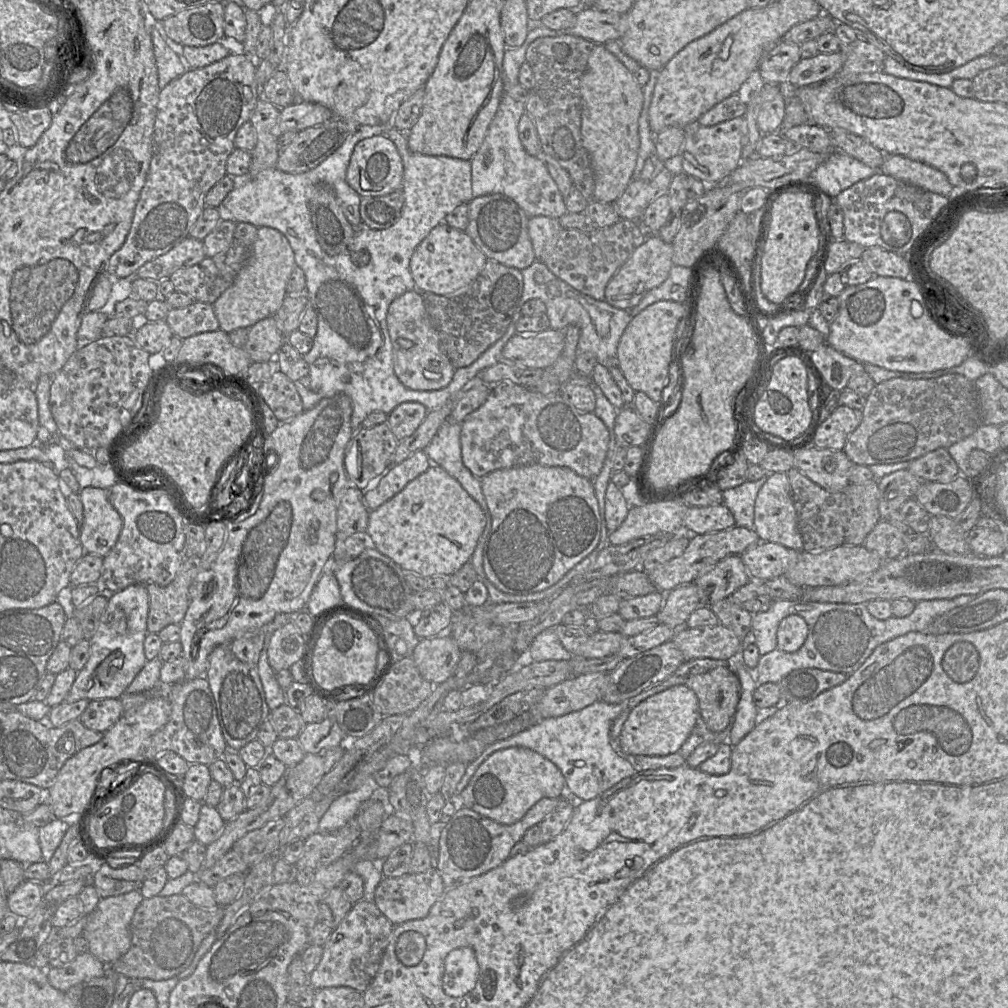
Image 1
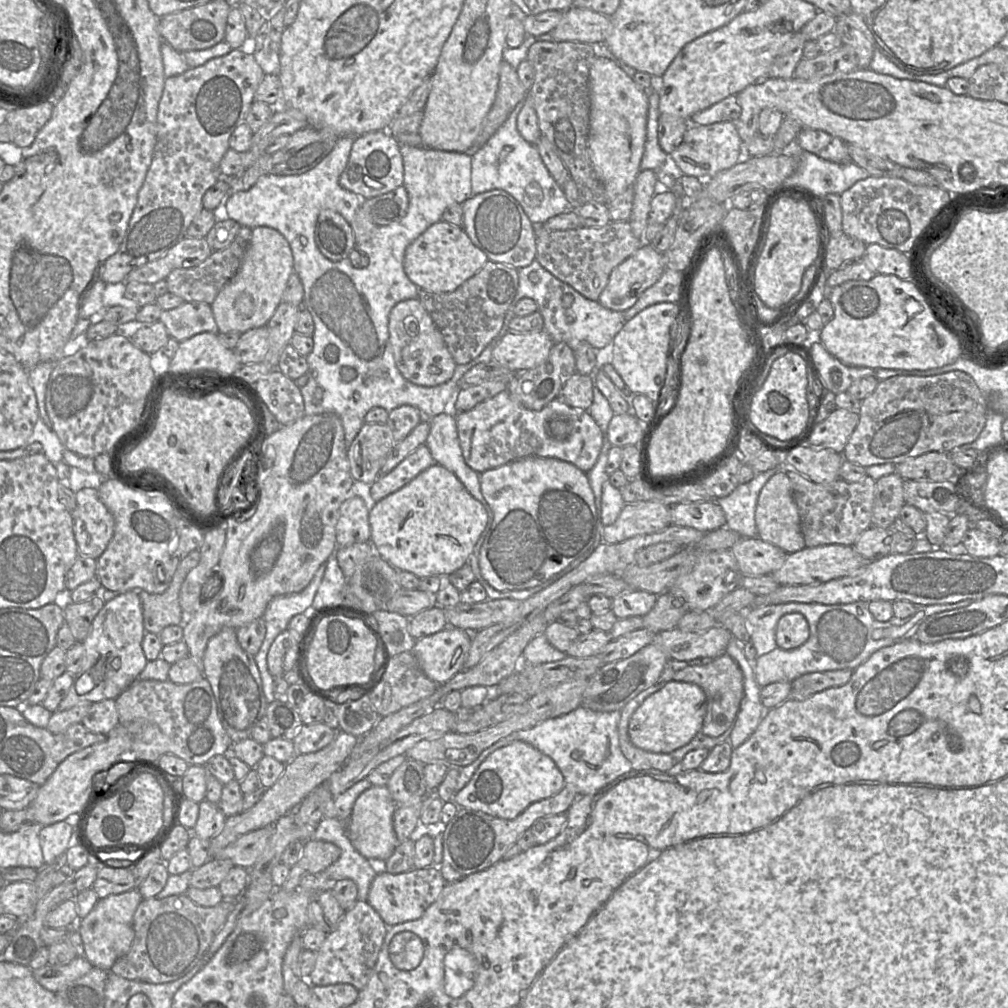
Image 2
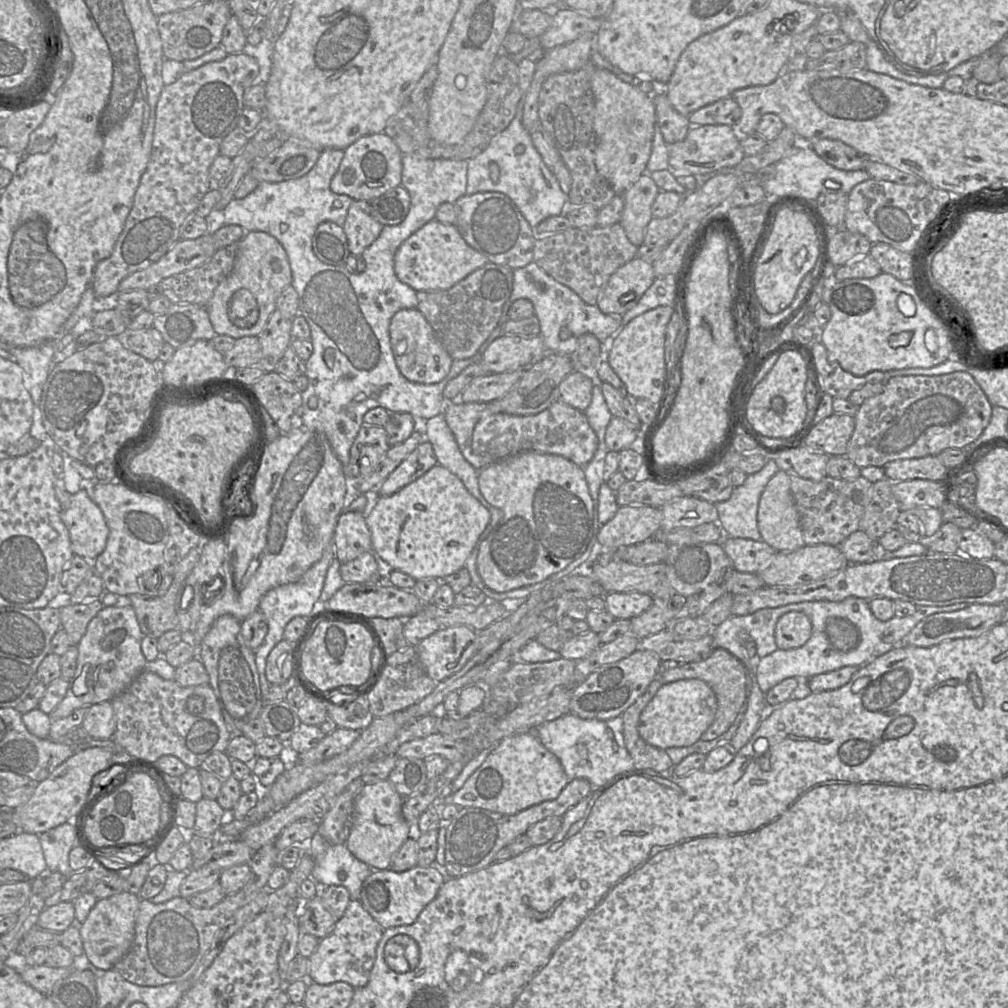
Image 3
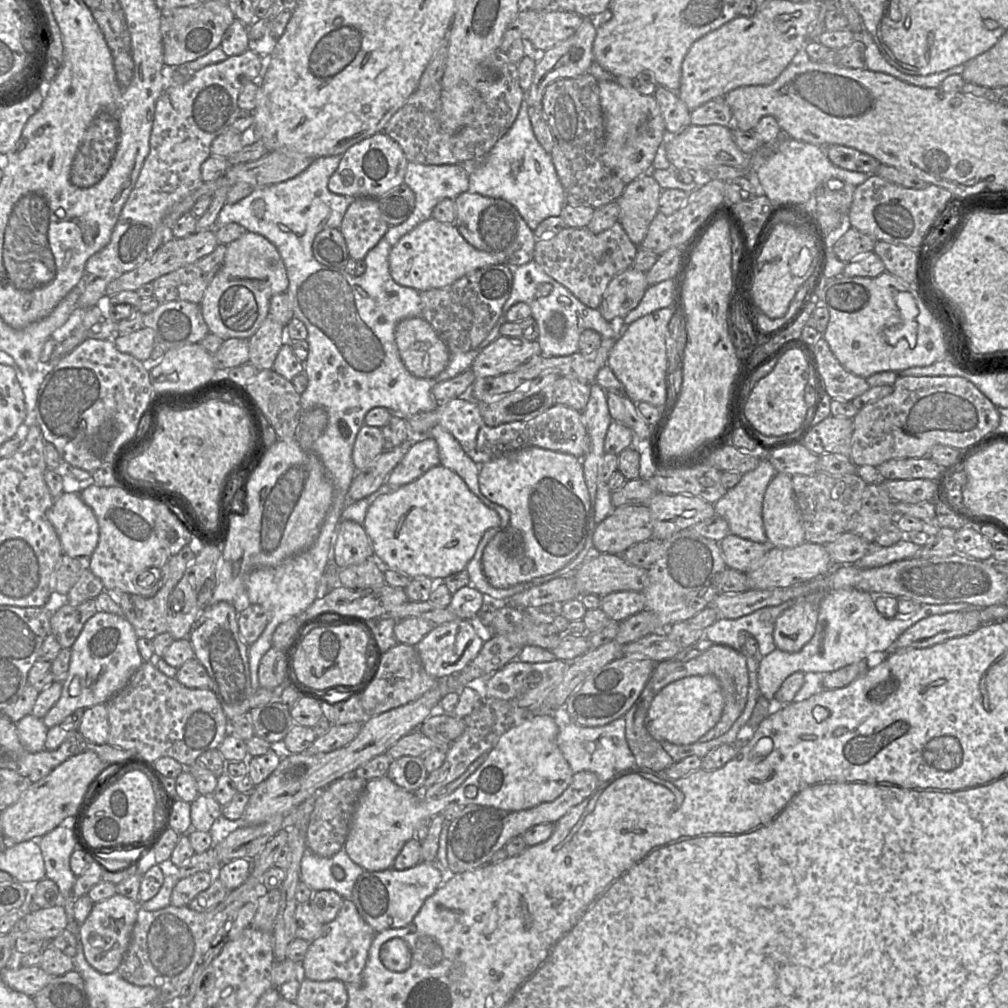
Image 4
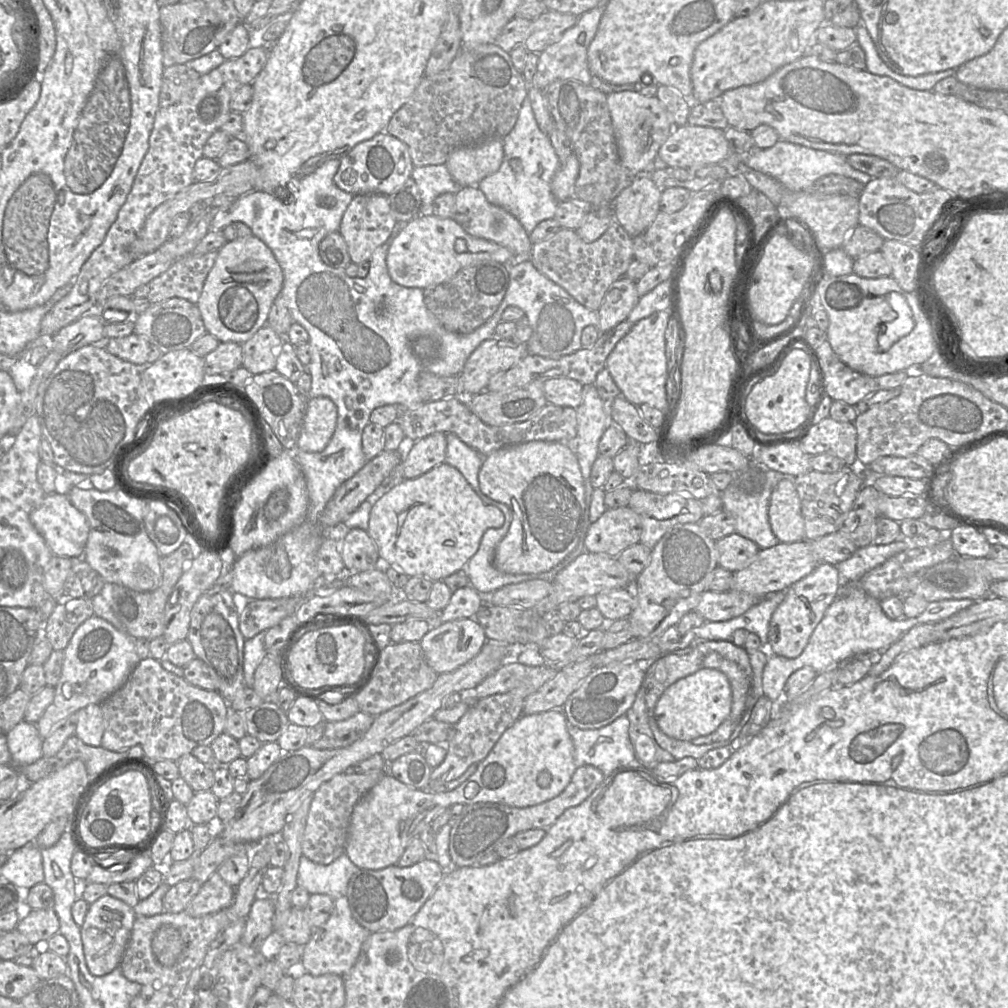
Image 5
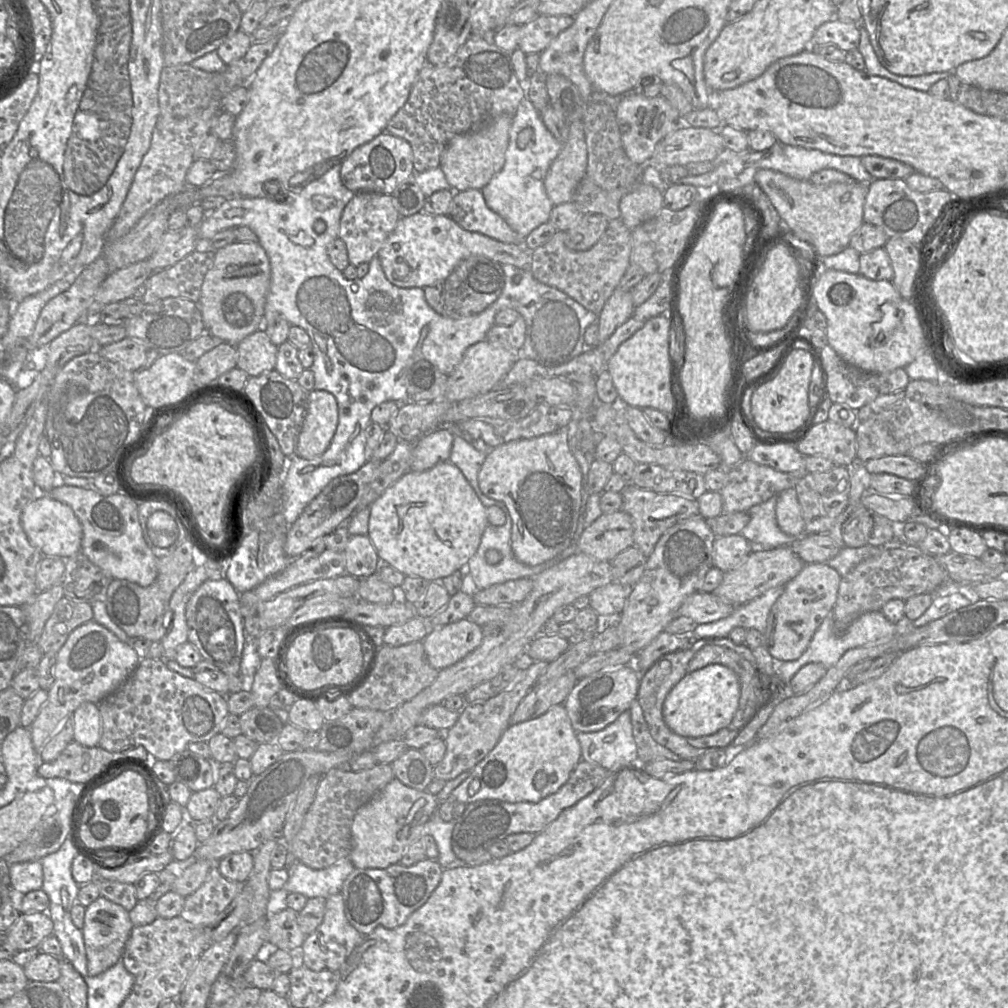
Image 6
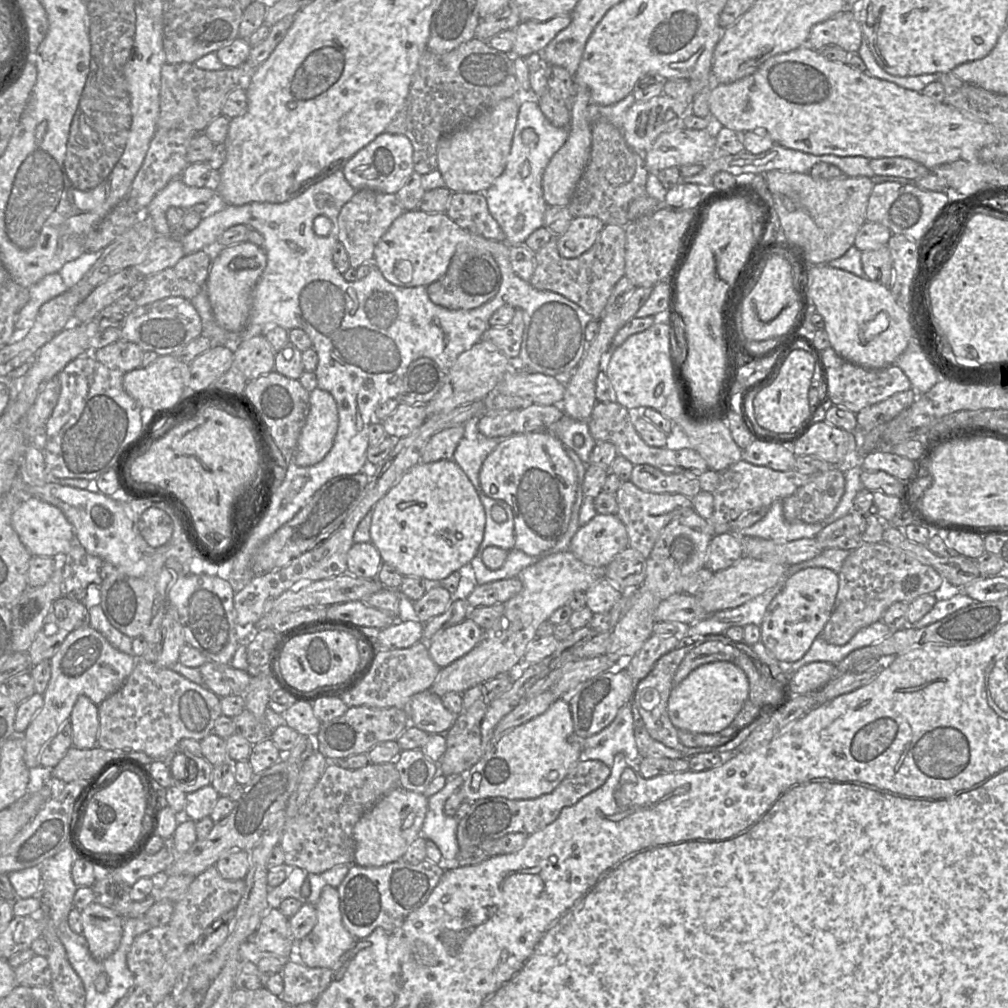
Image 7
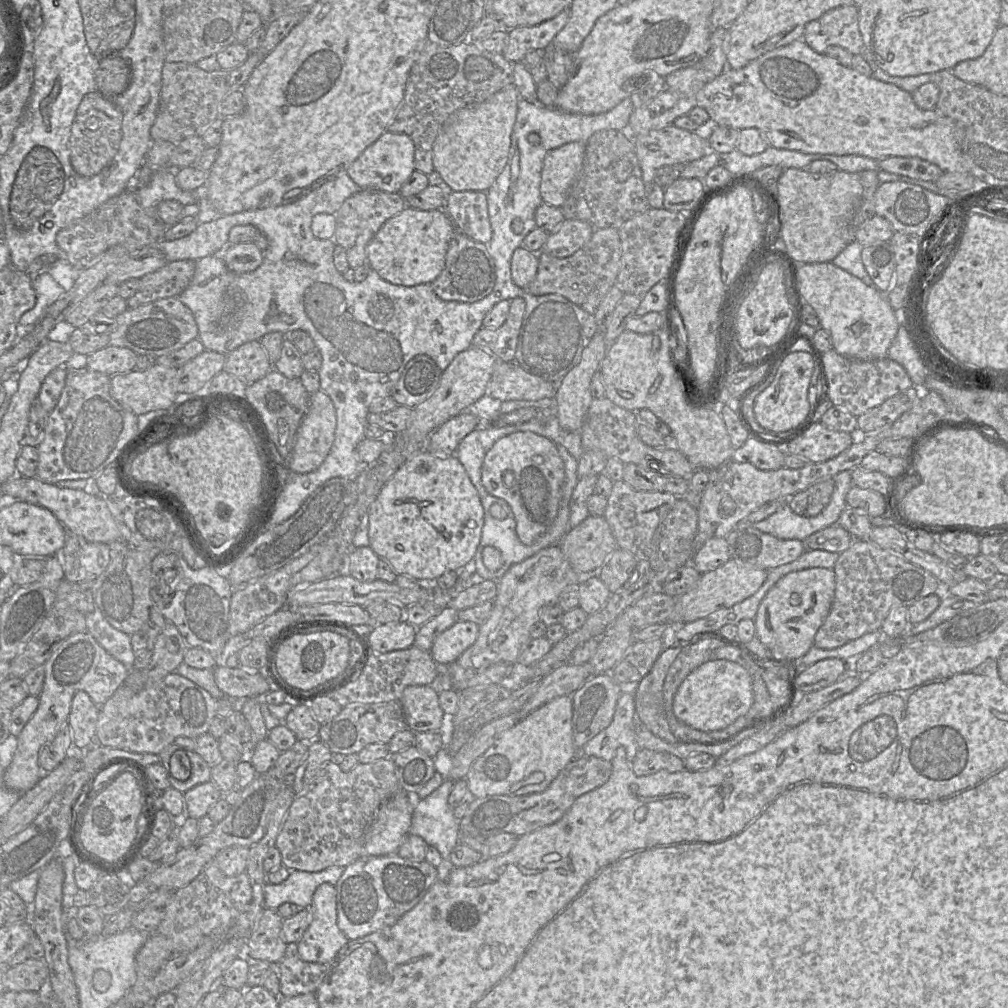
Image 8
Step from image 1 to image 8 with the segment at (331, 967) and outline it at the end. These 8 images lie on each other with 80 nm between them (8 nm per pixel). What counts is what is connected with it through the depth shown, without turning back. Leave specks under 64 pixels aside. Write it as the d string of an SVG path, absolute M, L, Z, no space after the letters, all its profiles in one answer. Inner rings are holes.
M320 884L308 909L311 923L293 947L294 953L306 962L328 964L349 940L337 924L336 887Z

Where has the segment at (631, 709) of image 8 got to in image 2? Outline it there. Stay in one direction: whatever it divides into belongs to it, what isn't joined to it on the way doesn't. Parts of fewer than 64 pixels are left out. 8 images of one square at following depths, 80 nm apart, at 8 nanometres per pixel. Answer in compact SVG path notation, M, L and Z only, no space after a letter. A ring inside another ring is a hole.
M580 706L563 716L511 733L493 744L492 753L514 741L531 744L555 762L564 776L566 788L574 788L579 796L593 795L632 770L631 762L620 748L620 714L620 711L597 712Z

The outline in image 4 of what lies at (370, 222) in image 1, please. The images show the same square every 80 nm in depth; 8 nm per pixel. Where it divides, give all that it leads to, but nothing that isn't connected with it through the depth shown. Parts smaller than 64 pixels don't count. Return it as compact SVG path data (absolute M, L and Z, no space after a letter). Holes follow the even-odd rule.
M405 183L378 198L382 218L389 226L406 221L415 207L416 196Z

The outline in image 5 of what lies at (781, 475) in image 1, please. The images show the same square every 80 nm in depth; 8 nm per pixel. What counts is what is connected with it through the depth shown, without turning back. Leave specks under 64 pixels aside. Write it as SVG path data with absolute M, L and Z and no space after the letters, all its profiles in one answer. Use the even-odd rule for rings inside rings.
M784 477L771 493L769 510L771 529L782 543L806 540L801 502L794 478Z

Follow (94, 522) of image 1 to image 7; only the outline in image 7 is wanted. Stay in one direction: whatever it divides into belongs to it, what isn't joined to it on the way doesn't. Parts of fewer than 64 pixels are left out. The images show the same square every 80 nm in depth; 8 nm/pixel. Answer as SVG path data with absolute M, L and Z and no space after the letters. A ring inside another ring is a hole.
M27 496L14 511L11 524L22 544L32 556L61 558L70 551L75 542L73 526L63 512L33 496Z

